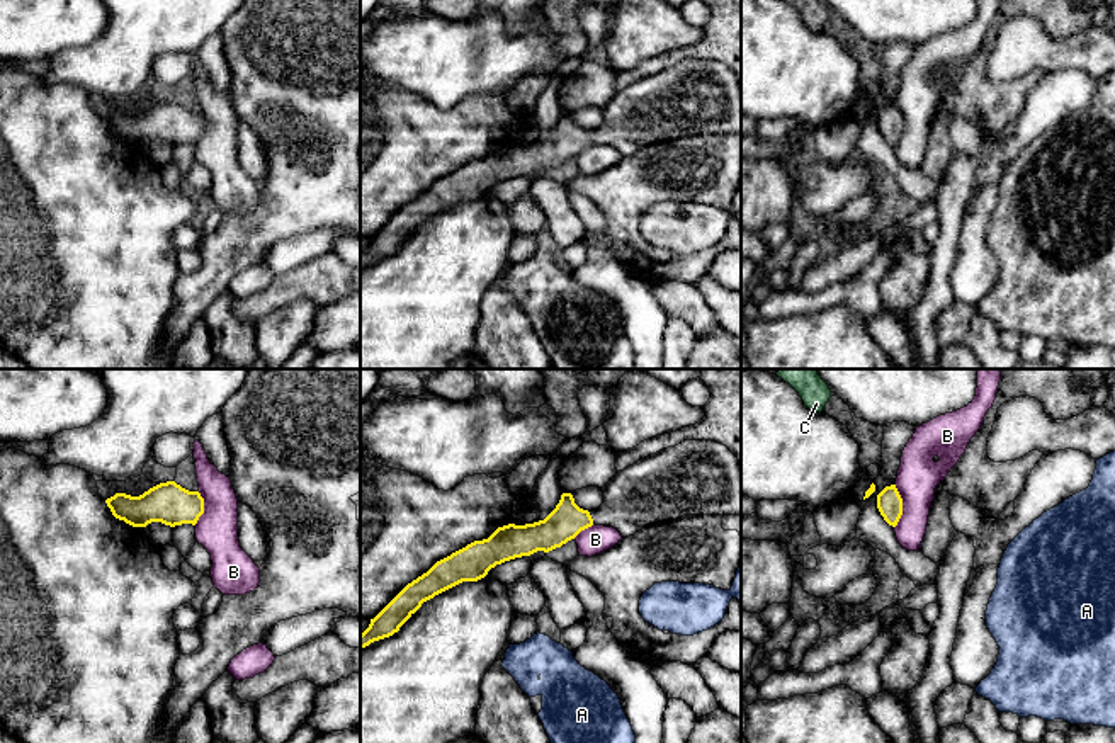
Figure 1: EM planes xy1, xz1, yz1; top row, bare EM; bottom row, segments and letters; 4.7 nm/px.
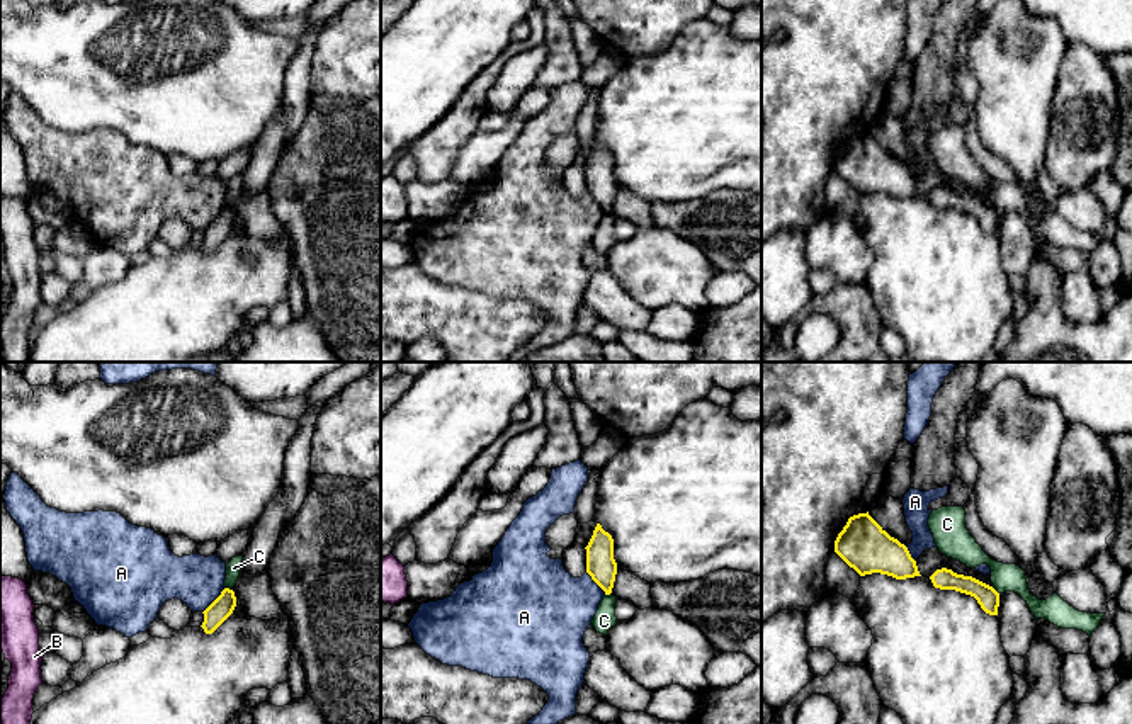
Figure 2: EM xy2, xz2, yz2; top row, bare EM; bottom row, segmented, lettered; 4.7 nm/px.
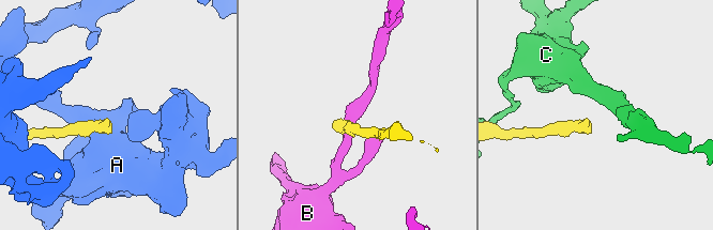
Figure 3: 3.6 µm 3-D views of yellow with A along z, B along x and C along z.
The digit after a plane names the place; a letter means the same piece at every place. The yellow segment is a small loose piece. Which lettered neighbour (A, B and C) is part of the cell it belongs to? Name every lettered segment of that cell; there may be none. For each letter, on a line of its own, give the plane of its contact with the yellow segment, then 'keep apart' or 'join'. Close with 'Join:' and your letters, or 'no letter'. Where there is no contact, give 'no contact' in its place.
A: meets yellow in xy2; keep apart
B: meets yellow in yz1; keep apart
C: meets yellow in xy2; keep apart
Join: no letter

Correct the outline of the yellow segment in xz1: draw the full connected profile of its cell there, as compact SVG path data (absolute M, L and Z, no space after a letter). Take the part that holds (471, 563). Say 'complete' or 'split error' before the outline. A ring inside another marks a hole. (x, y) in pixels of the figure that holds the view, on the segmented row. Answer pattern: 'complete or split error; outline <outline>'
split error; outline M685 440L675 447L651 454L619 471L603 488L603 503L597 510L583 510L571 493L563 493L556 508L534 524L498 527L488 539L474 541L437 561L427 573L408 583L360 634L360 649L393 636L422 607L423 602L462 583L478 581L491 568L505 561L549 553L595 525L614 527L622 537L634 536L651 524L678 520L683 515L741 515L741 462L722 444L712 440Z

